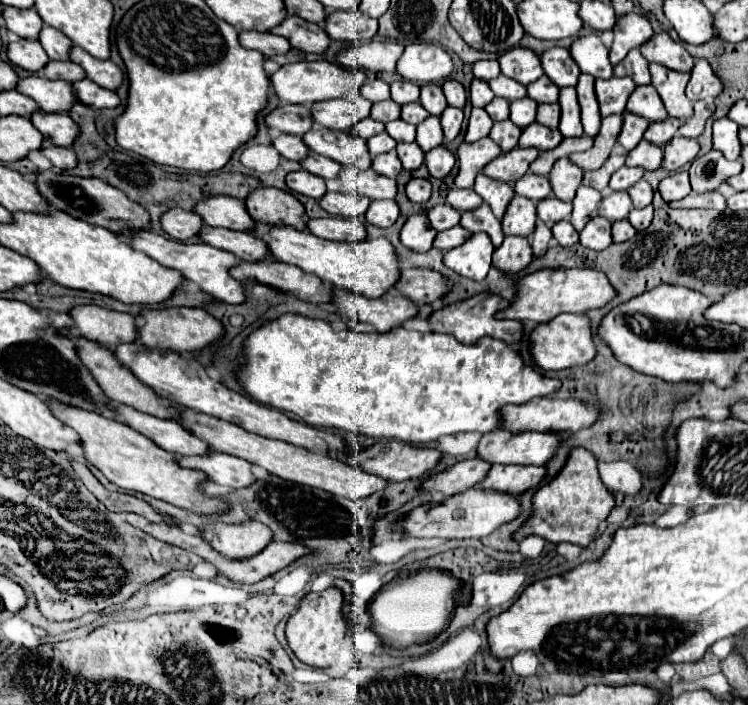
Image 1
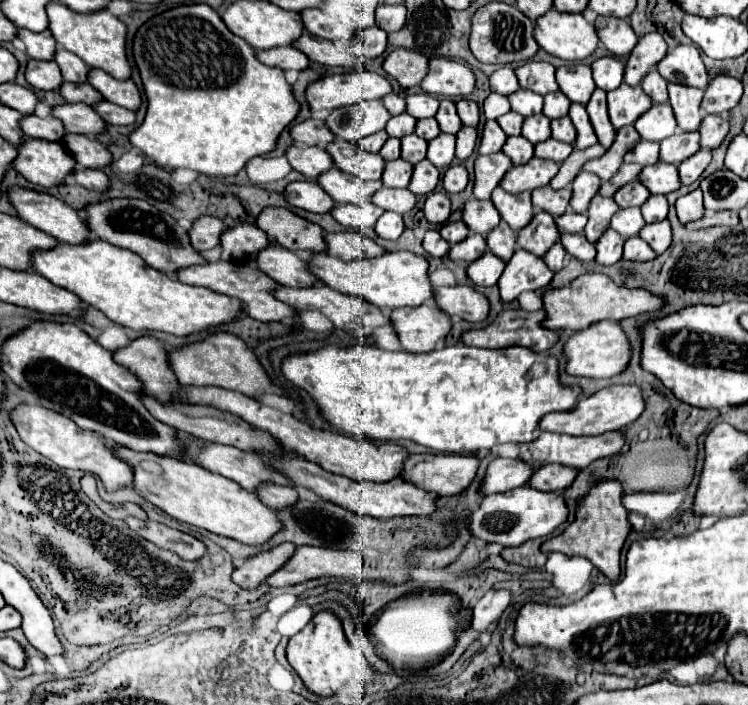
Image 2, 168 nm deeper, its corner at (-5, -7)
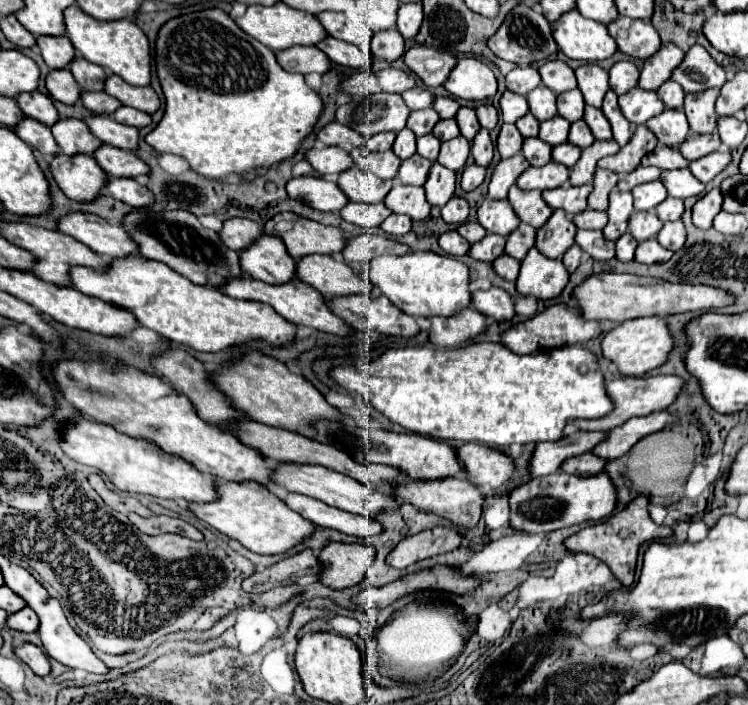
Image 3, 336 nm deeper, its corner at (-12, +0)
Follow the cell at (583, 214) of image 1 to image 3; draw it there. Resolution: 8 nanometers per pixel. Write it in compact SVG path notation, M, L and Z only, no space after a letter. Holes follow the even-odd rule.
M612 191L610 193L610 205L608 205L608 225L602 229L604 237L610 241L616 241L622 233L626 233L626 221L628 215L634 211L632 207L632 195Z

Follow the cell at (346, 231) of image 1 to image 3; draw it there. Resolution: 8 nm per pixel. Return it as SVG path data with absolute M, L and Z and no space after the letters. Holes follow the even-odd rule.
M364 233L364 235L350 237L346 241L346 247L344 247L342 255L344 255L346 263L364 267L372 257L378 257L378 255L404 255L408 251L410 251L408 245L398 243L390 237L378 237L378 235L372 235L372 233Z

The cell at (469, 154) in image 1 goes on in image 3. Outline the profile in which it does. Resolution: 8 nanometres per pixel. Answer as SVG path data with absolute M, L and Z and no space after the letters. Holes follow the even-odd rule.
M516 153L514 157L508 157L508 159L500 159L492 171L492 179L488 185L488 197L490 199L506 199L510 185L516 183L516 177L526 167L530 167L530 163L524 159L522 153Z

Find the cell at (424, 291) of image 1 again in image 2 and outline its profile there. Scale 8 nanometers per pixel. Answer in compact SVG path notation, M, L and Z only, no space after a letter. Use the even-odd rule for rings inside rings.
M471 286L435 288L435 294L439 308L449 316L457 316L467 322L483 322L489 316L491 304L487 296Z

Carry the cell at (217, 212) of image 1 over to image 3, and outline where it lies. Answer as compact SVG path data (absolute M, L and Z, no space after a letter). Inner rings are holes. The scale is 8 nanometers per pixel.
M262 233L254 243L240 251L242 273L268 283L290 281L294 277L294 259L276 235Z

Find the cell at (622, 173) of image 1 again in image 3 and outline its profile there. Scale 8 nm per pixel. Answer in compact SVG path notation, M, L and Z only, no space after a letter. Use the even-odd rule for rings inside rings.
M656 179L650 183L636 185L632 189L632 197L634 197L636 211L652 211L660 201L664 201L668 197L668 193L666 193L666 187L662 185L662 181Z

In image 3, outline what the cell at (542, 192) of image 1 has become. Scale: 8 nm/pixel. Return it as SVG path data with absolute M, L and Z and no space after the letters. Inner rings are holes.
M586 183L580 187L562 185L556 189L542 191L542 197L552 209L564 209L568 215L576 215L588 207L586 197L590 191L592 191L592 183Z

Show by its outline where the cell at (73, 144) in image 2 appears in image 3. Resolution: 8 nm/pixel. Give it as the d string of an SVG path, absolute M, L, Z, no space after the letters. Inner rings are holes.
M102 143L92 157L96 159L96 163L114 177L132 177L136 179L138 175L146 175L148 173L148 165L138 159L132 151L124 151L118 147L112 147L108 143Z

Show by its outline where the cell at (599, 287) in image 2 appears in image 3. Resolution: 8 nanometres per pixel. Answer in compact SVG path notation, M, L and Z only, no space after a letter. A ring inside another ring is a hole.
M598 273L584 279L580 285L574 287L572 297L576 299L578 307L582 309L582 319L610 319L614 323L636 319L636 317L650 317L650 315L672 315L684 311L698 311L710 307L724 307L732 303L728 293L722 289L712 289L708 285L682 285L670 283L658 277L638 277L626 273Z

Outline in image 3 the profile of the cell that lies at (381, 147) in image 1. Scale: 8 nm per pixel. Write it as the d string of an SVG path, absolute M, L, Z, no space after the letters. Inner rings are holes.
M402 129L396 135L396 141L392 145L392 151L400 157L400 159L408 159L416 153L416 135L410 129Z

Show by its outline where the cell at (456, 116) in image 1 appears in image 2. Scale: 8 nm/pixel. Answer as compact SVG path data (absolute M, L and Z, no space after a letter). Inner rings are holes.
M463 126L457 134L457 158L463 162L467 160L473 150L475 150L475 142L477 142L477 128L469 128Z

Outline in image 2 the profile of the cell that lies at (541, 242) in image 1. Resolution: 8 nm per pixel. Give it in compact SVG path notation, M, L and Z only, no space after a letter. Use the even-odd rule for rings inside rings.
M558 240L557 244L545 254L545 264L553 270L553 272L559 272L563 266L565 266L565 256L567 256L567 252L565 252L565 248L561 246L561 241Z

